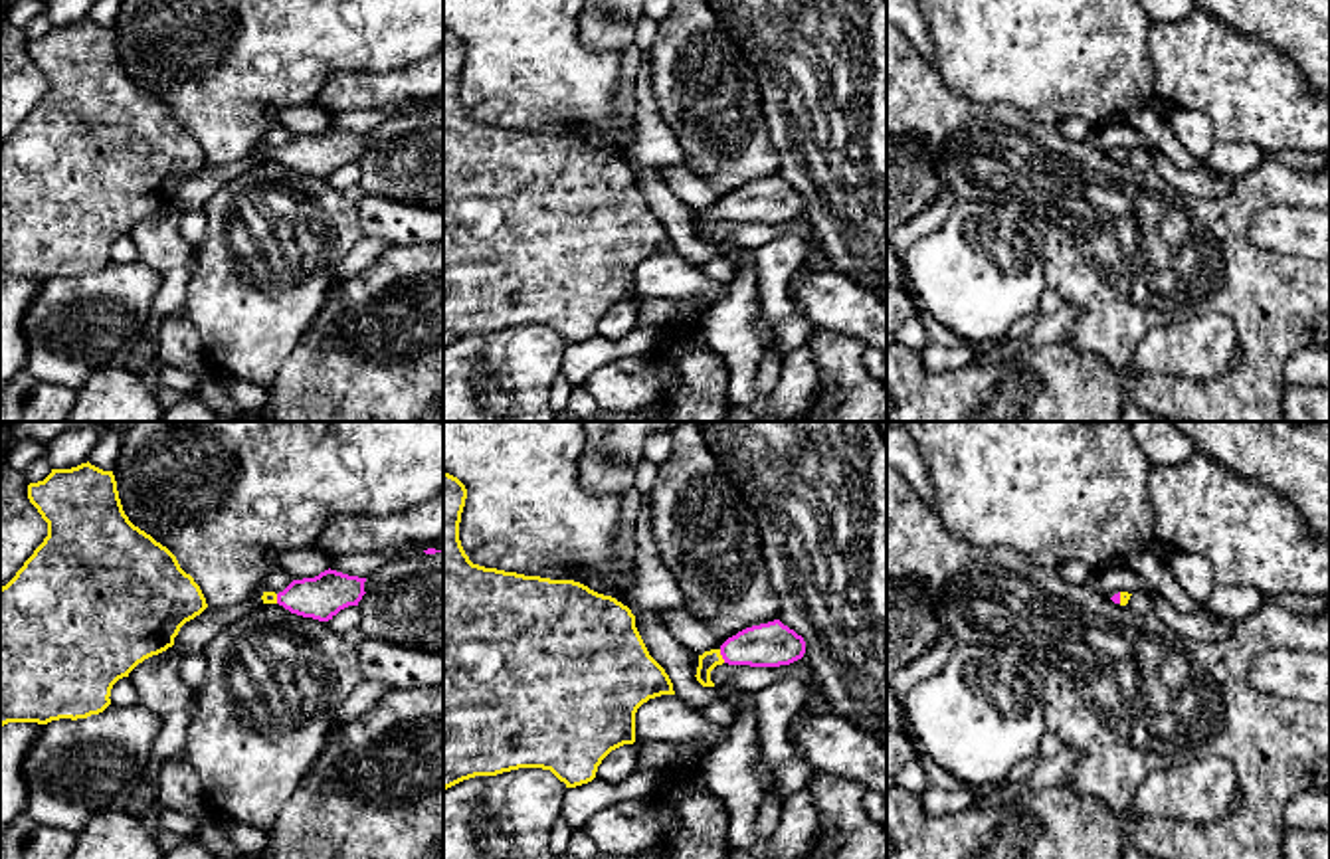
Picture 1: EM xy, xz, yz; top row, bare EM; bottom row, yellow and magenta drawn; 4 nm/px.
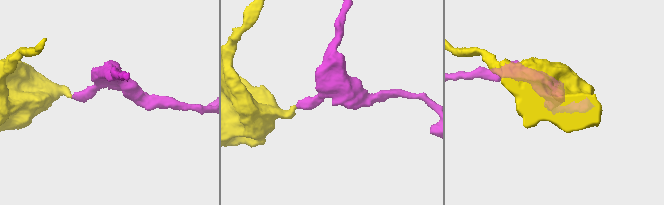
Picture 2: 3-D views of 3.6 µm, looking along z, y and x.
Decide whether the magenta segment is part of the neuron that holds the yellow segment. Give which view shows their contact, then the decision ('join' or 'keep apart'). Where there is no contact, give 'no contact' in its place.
xz | join

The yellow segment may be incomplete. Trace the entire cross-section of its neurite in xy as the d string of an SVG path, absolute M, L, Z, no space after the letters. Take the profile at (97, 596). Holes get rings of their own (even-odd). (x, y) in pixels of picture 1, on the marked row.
M89 461L51 469L44 481L28 485L28 499L48 523L48 536L0 588L0 726L103 713L111 705L113 685L144 659L172 647L180 627L208 608L200 586L176 556L129 521L113 471Z

